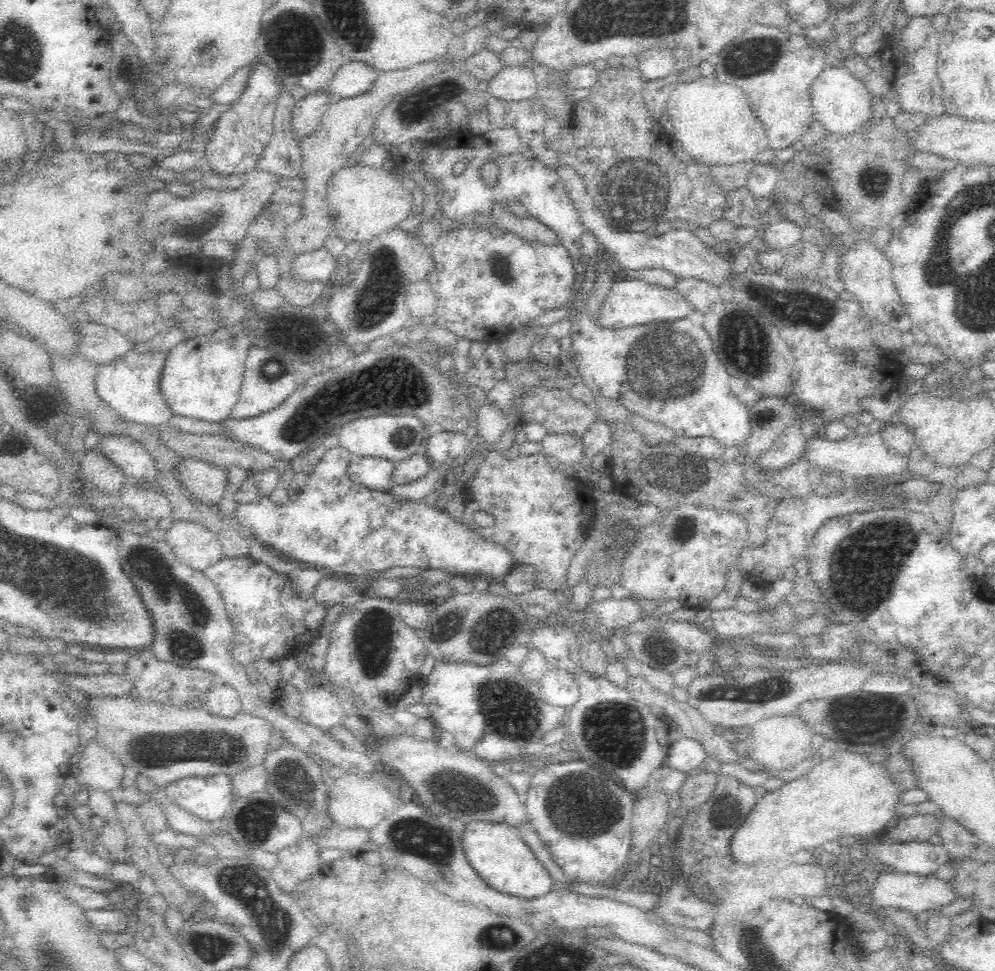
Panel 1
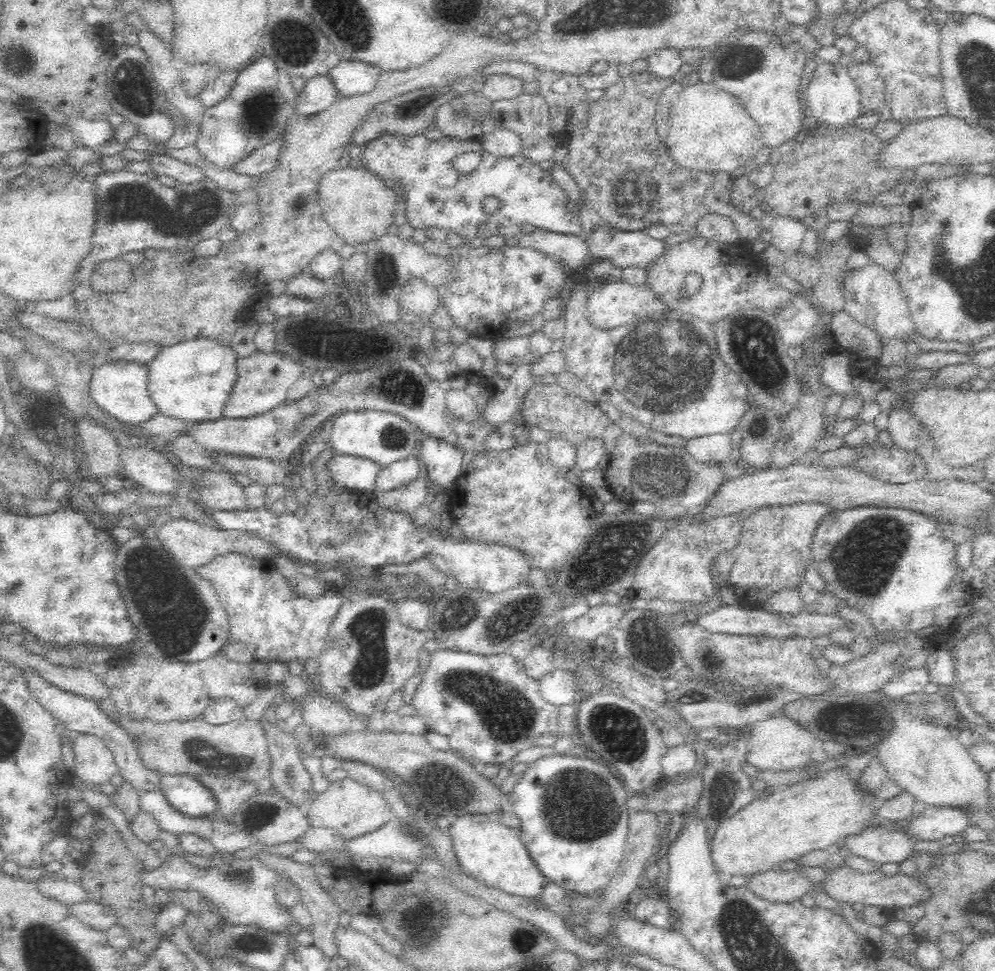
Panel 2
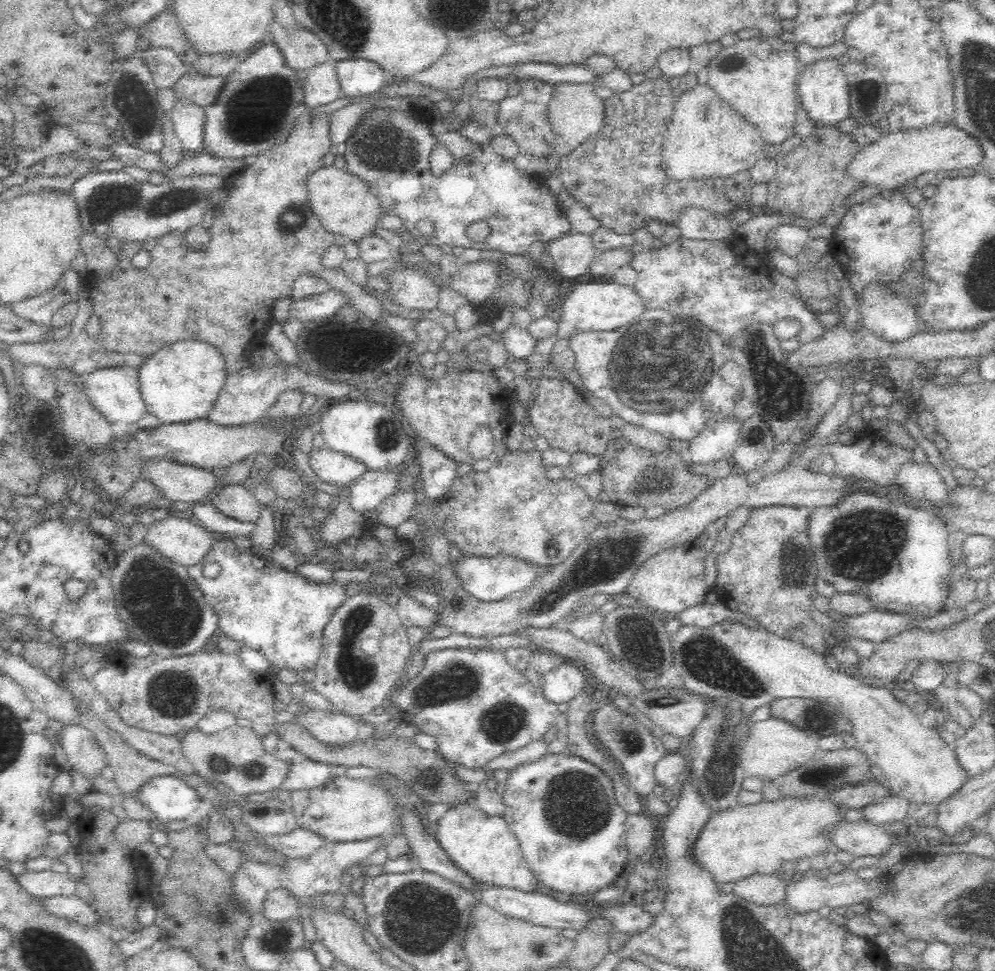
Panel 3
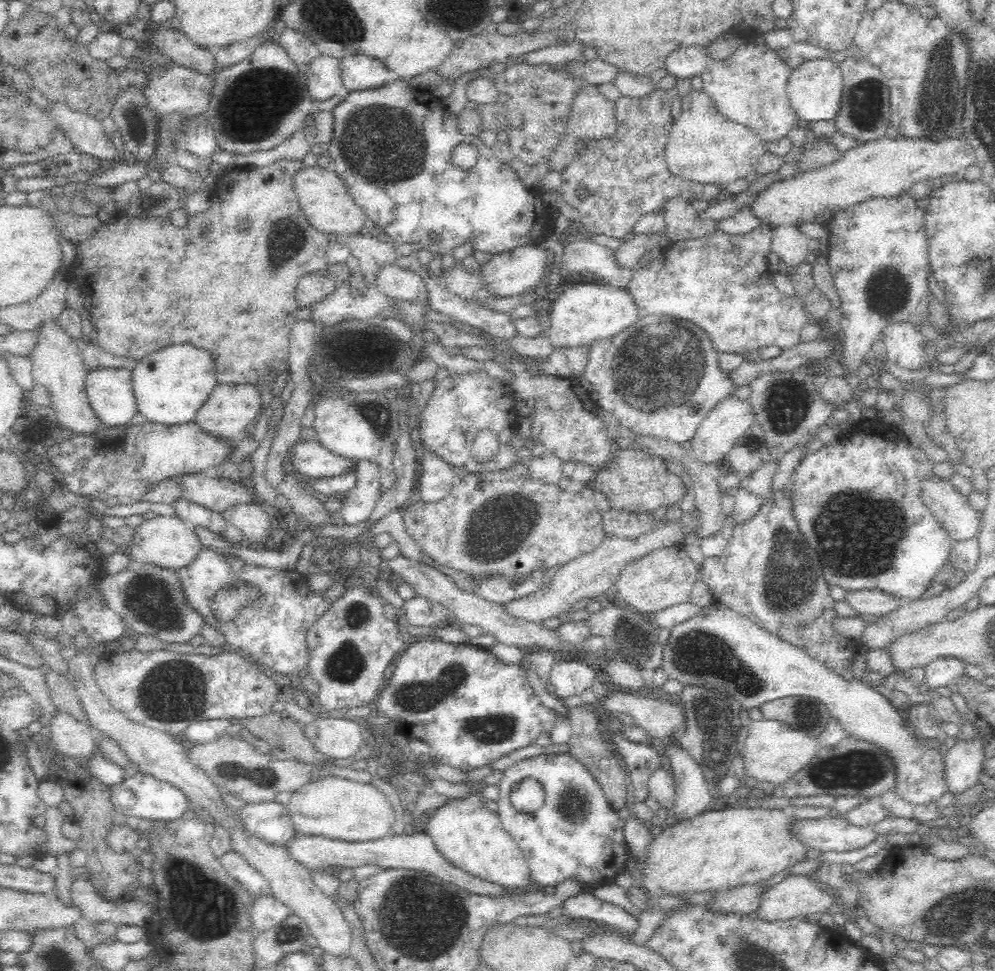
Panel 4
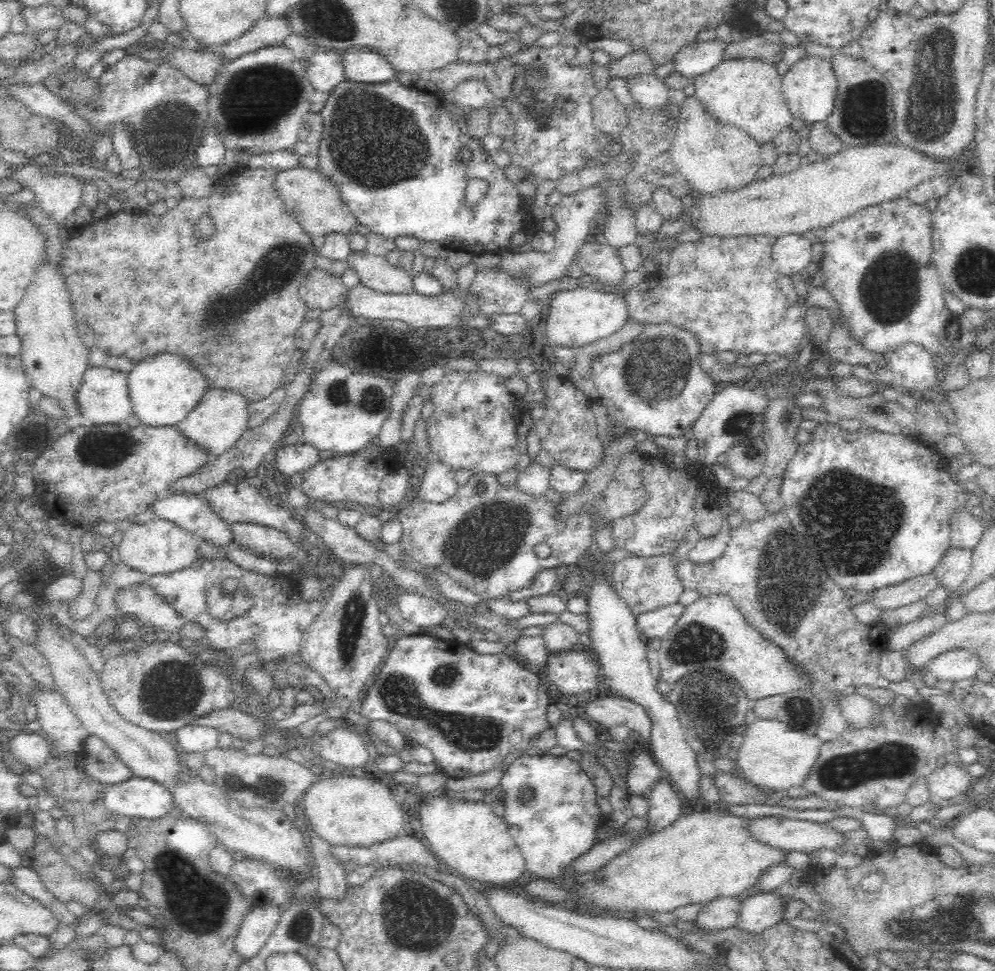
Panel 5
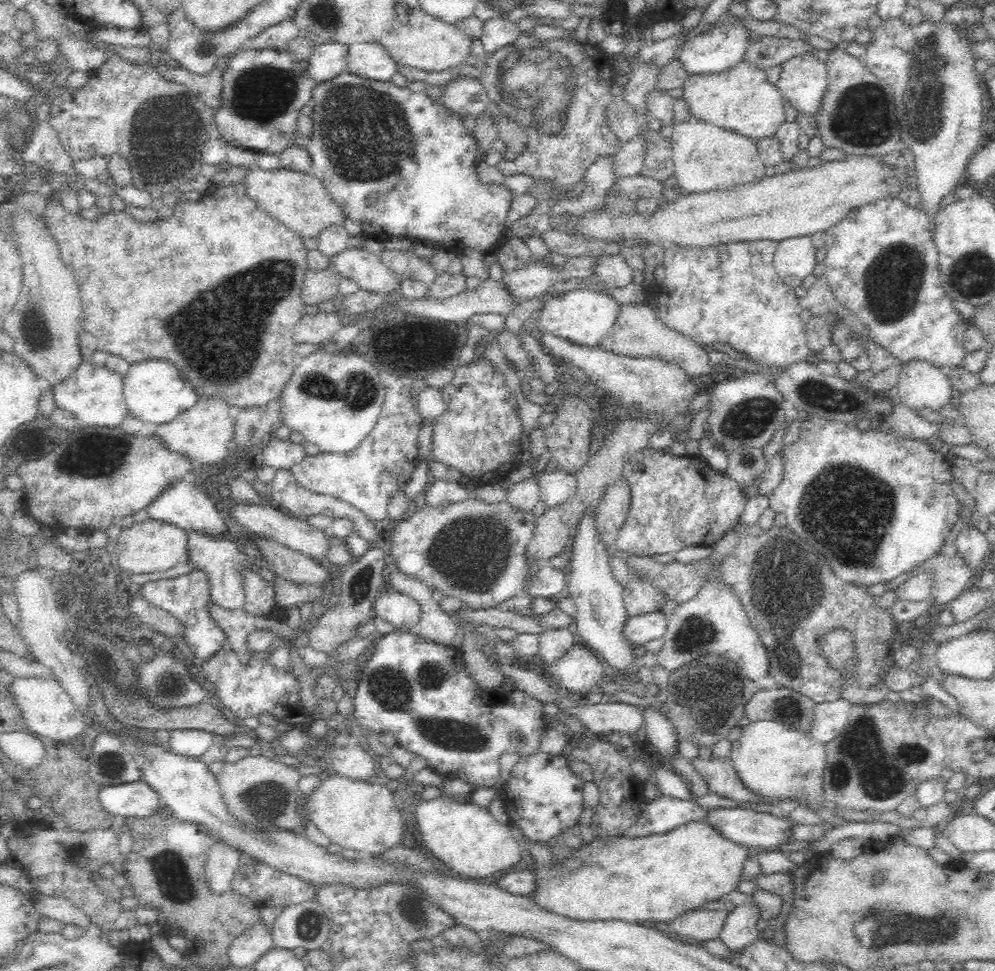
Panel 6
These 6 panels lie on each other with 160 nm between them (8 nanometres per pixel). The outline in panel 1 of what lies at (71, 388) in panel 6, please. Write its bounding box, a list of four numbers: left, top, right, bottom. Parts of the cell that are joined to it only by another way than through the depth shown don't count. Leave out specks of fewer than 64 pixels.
[95,350,172,428]

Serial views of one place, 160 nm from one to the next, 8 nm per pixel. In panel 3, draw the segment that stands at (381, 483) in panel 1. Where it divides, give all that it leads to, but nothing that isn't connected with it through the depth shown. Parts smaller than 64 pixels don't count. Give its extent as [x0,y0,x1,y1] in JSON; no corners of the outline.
[309,448,369,488]

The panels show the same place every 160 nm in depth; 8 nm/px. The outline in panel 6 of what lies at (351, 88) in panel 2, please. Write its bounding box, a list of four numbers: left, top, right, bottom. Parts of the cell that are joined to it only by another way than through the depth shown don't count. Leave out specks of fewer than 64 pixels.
[346,43,397,81]

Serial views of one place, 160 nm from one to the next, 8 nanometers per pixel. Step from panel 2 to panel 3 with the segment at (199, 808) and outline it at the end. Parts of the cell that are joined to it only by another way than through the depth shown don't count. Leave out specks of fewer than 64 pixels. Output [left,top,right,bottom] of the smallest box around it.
[137,773,203,825]

